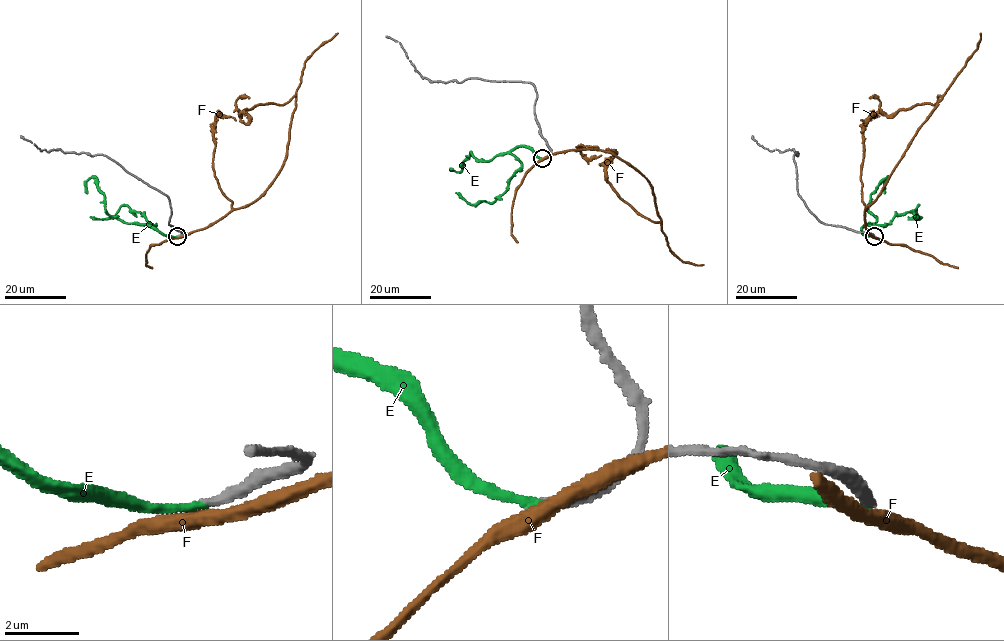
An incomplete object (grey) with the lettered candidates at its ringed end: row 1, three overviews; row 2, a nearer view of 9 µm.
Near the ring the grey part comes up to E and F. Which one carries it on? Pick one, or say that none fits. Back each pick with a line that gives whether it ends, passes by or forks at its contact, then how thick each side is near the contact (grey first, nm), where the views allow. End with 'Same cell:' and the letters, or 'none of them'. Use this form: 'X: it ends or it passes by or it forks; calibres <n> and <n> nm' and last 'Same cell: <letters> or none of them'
E: it ends; calibres 320 and 220 nm
Same cell: E

